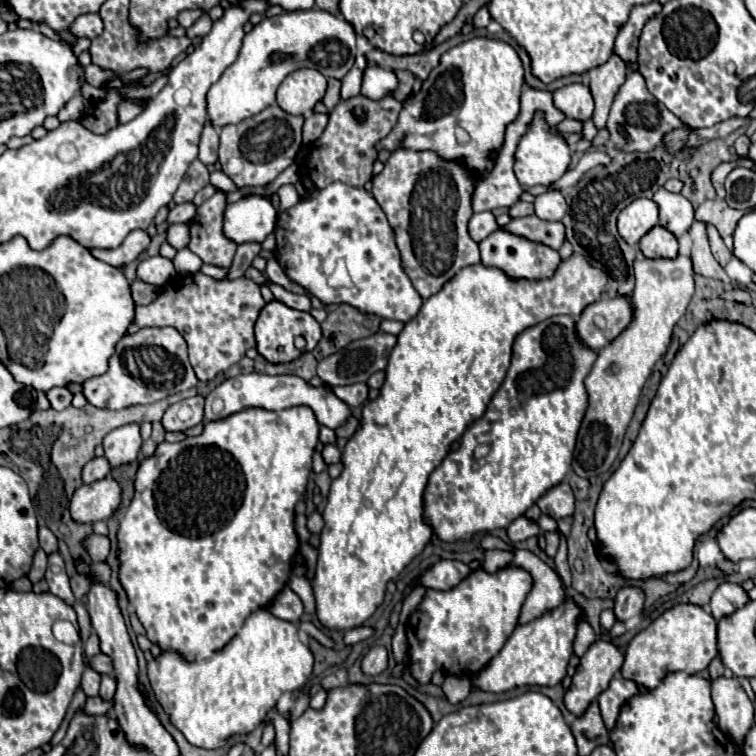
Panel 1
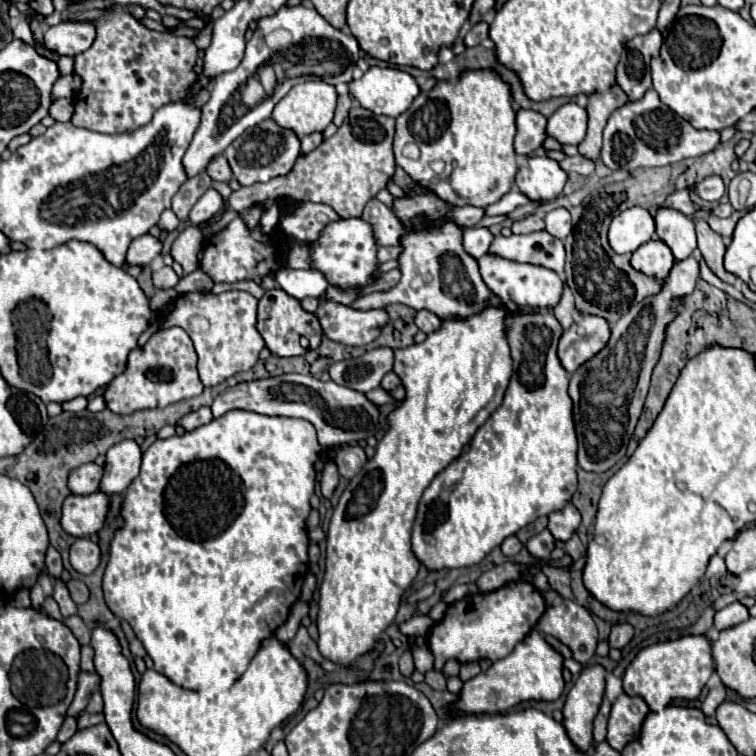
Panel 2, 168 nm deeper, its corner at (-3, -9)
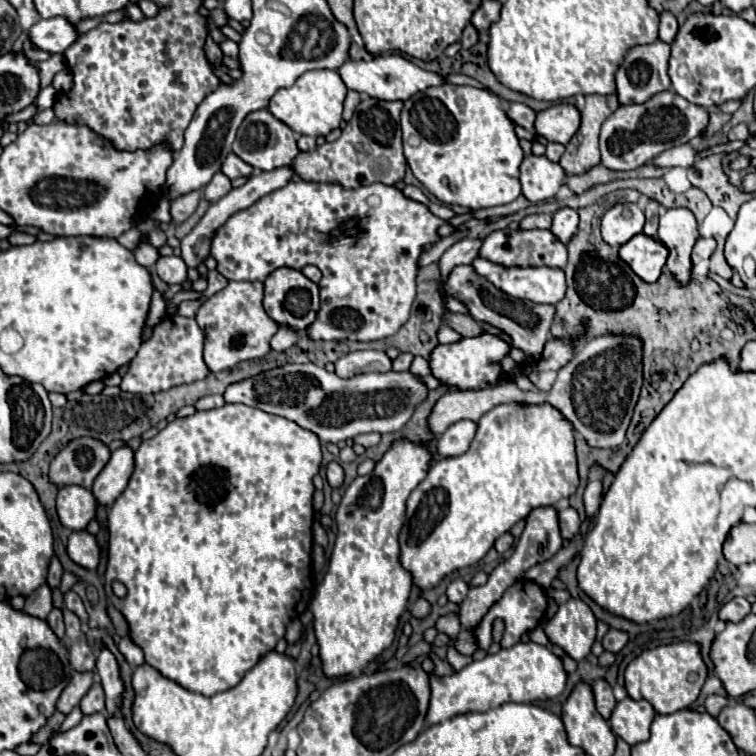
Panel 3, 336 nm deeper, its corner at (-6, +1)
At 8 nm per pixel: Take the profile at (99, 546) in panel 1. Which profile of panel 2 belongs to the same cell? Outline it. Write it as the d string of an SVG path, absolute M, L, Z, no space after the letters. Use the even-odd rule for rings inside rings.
M75 539L75 543L69 549L69 561L77 573L91 575L101 561L99 545L91 539Z

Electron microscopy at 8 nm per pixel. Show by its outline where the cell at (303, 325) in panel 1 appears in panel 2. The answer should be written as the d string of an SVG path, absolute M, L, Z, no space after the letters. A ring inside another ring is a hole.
M269 289L265 291L265 295L259 299L259 313L257 313L257 329L263 335L267 347L271 349L271 353L279 355L279 357L297 357L303 355L305 349L299 345L299 337L305 335L309 339L310 349L314 350L321 343L321 325L317 321L317 317L309 311L305 311L301 307L301 301L291 297L289 293L285 293L283 289Z

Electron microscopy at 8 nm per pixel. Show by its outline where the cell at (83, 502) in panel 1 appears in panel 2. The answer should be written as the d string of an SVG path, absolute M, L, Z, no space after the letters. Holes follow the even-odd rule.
M101 491L91 495L69 495L63 501L61 527L71 537L87 537L97 533L109 509L109 497Z

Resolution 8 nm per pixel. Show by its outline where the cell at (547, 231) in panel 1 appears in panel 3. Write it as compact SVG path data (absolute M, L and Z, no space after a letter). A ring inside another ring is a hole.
M502 229L502 231L494 231L490 233L480 249L480 257L486 257L488 261L500 263L500 265L516 265L516 267L530 267L530 265L550 265L550 267L566 267L566 259L568 259L568 251L566 245L554 237L552 231L548 229L532 229L532 231L524 231L524 229Z

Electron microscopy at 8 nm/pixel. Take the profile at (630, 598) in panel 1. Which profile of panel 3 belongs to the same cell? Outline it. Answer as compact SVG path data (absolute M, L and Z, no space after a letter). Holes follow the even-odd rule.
M610 629L610 631L606 633L606 637L602 639L602 645L604 645L604 649L608 649L608 651L612 651L612 653L618 653L618 651L626 645L626 641L628 641L628 633L626 633L626 631Z

